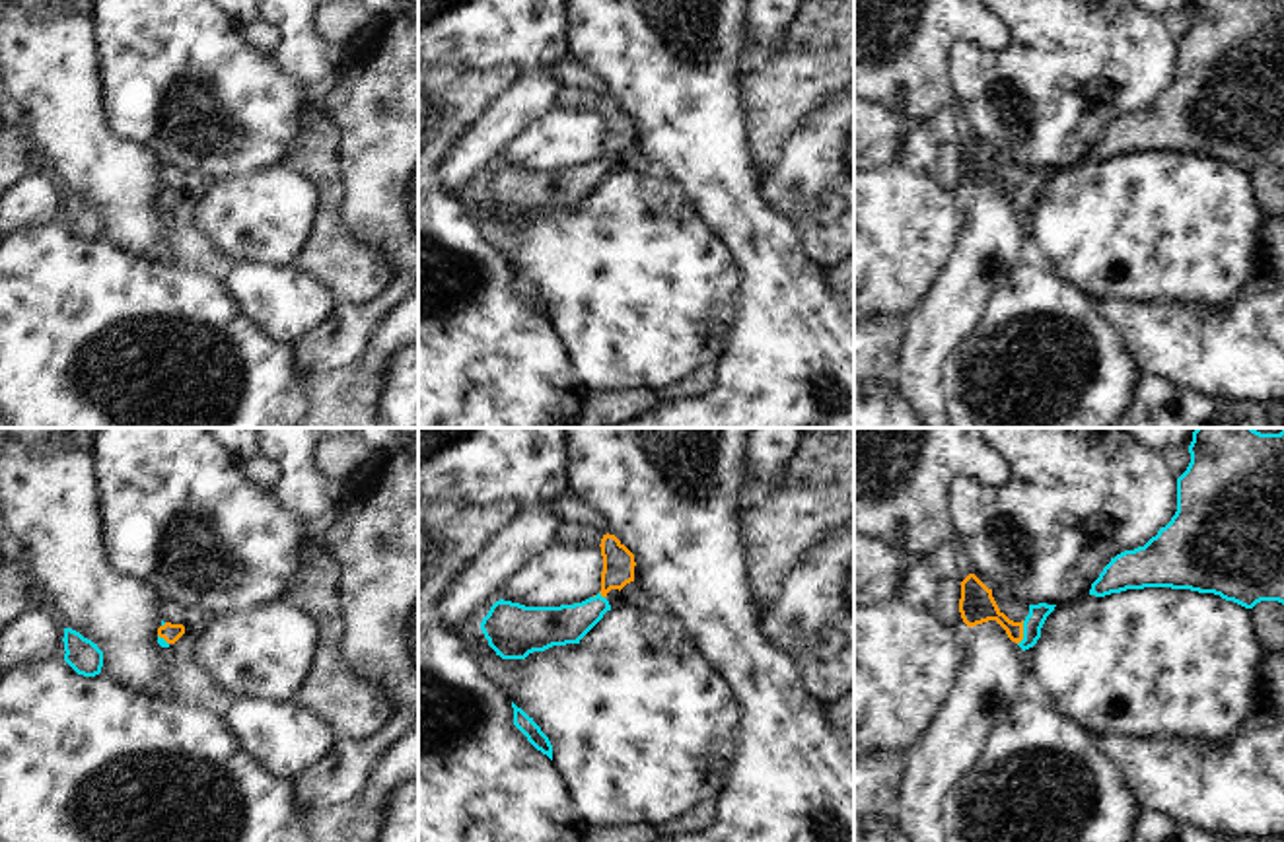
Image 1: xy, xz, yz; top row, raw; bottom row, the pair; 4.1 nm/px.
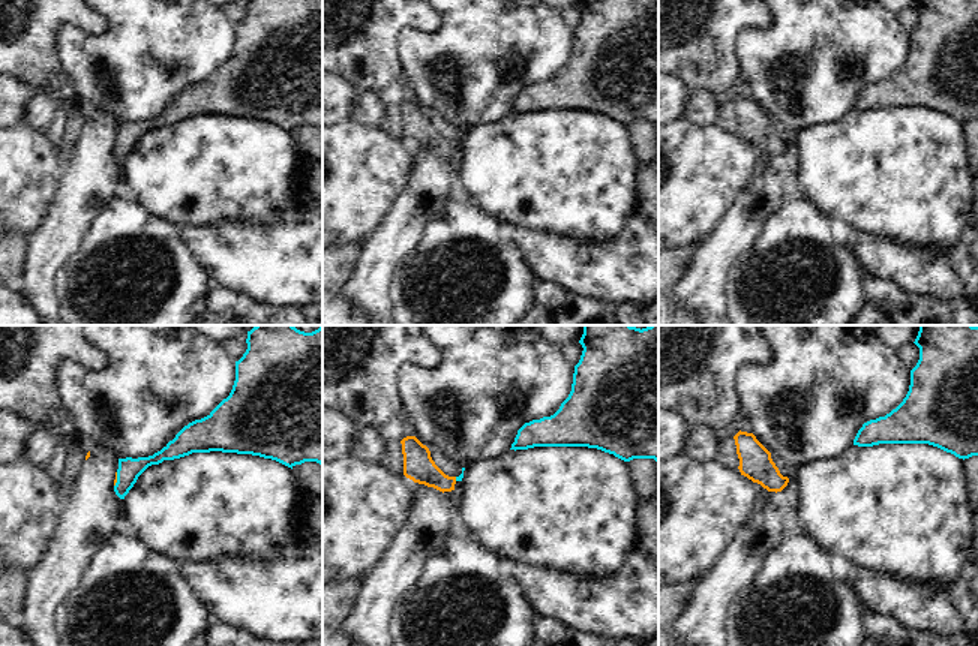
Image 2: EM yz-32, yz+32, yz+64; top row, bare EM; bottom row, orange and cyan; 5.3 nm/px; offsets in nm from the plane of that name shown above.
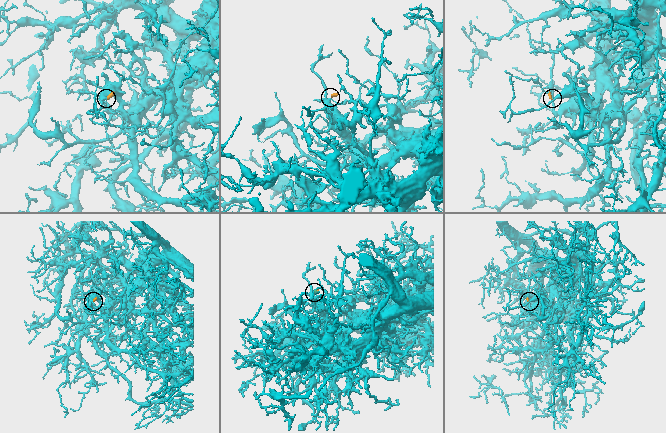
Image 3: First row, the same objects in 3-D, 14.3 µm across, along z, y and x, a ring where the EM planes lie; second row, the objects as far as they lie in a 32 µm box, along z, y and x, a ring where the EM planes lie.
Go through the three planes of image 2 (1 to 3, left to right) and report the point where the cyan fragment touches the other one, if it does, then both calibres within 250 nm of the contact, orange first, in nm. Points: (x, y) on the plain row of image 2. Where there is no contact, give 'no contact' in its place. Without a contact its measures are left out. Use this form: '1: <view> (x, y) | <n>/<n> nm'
1: yz-32 (116, 144) | 20/120 nm
2: yz+32 (455, 143) | 160/30 nm
3: no contact

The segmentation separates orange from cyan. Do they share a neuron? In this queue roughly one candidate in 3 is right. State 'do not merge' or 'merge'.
merge

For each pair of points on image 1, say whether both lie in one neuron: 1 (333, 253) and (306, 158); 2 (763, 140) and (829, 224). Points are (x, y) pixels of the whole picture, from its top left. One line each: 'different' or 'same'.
1: same
2: different

